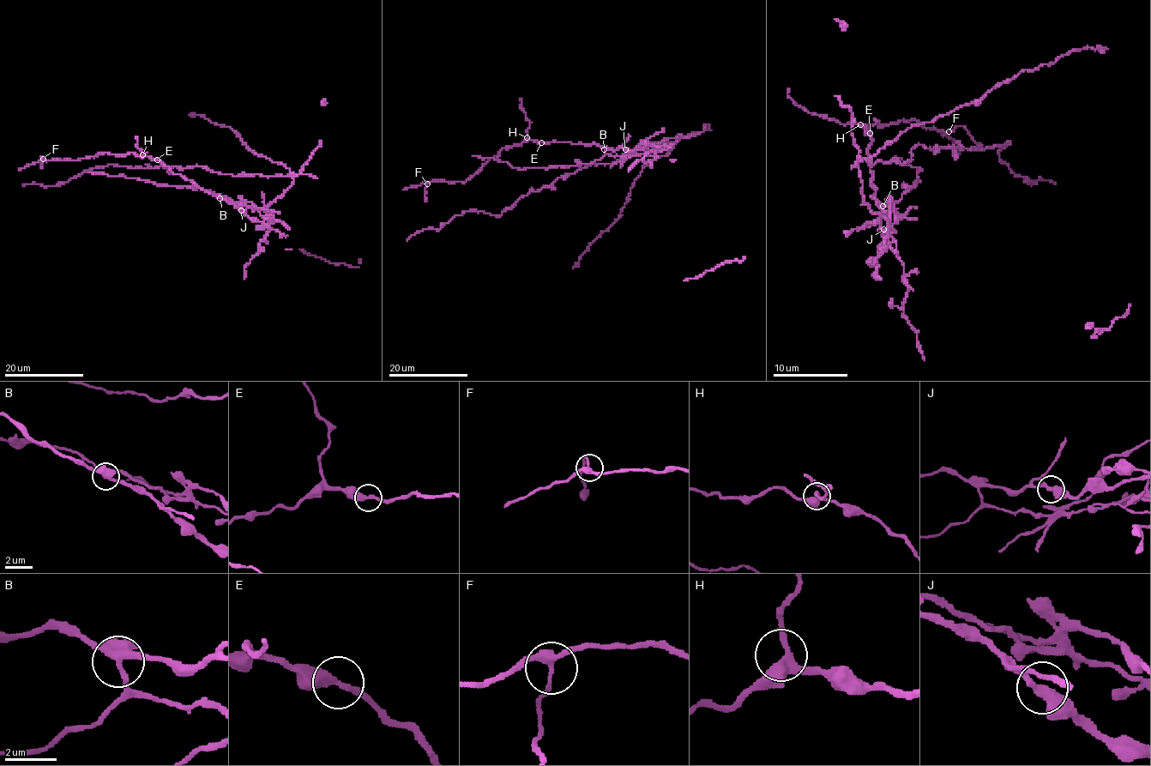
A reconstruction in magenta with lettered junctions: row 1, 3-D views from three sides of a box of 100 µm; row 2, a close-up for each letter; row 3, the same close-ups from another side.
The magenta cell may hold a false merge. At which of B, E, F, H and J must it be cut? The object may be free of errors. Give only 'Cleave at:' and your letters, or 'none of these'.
Cleave at: B

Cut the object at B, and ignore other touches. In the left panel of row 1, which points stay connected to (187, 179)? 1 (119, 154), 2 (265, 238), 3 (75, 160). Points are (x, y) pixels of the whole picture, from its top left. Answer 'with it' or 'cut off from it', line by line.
1: with it
2: cut off from it
3: with it

